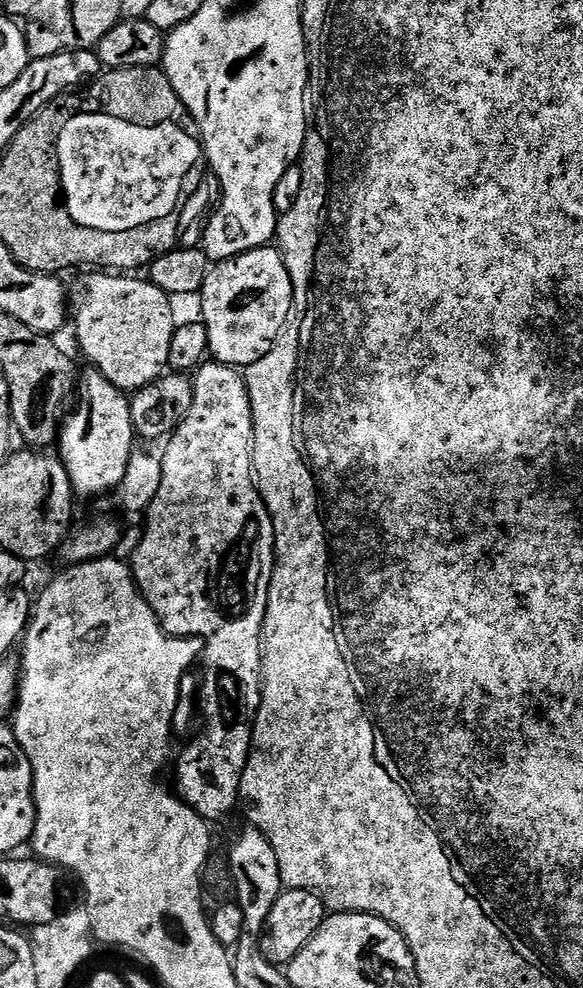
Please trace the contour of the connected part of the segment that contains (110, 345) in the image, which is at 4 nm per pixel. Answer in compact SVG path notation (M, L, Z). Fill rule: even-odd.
M92 272L89 276L84 276L76 284L76 293L73 291L70 296L70 304L74 309L74 320L76 316L76 340L80 343L80 348L84 351L84 356L89 360L91 367L97 372L101 372L105 378L114 386L118 386L120 391L125 394L136 394L153 383L160 376L163 376L169 367L168 359L170 358L171 340L178 327L178 320L172 317L173 301L162 290L158 290L158 286L154 286L152 281L147 278L135 280L132 276L107 276L104 272Z

